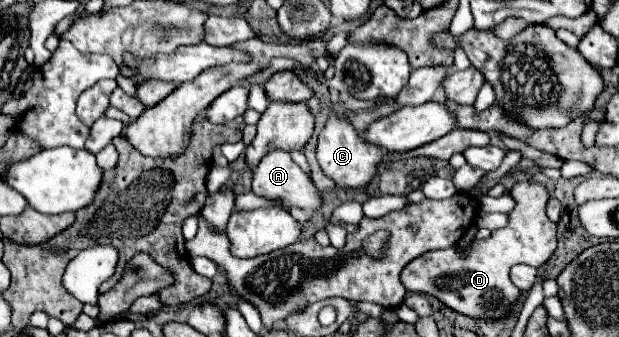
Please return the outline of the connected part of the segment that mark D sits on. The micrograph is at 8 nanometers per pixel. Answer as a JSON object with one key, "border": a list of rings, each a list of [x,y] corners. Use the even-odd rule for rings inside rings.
{"border":[[[520,180],[510,190],[516,206],[508,214],[510,222],[506,228],[494,230],[490,238],[478,240],[468,258],[458,258],[456,248],[434,250],[426,252],[426,256],[418,256],[418,260],[410,262],[400,280],[406,290],[410,292],[424,292],[436,296],[438,300],[446,302],[448,308],[462,312],[464,316],[472,318],[500,318],[504,316],[512,302],[518,298],[518,288],[512,286],[508,272],[514,264],[528,264],[528,266],[542,266],[546,258],[556,248],[556,224],[546,216],[546,202],[550,198],[548,188],[534,180]]]}

